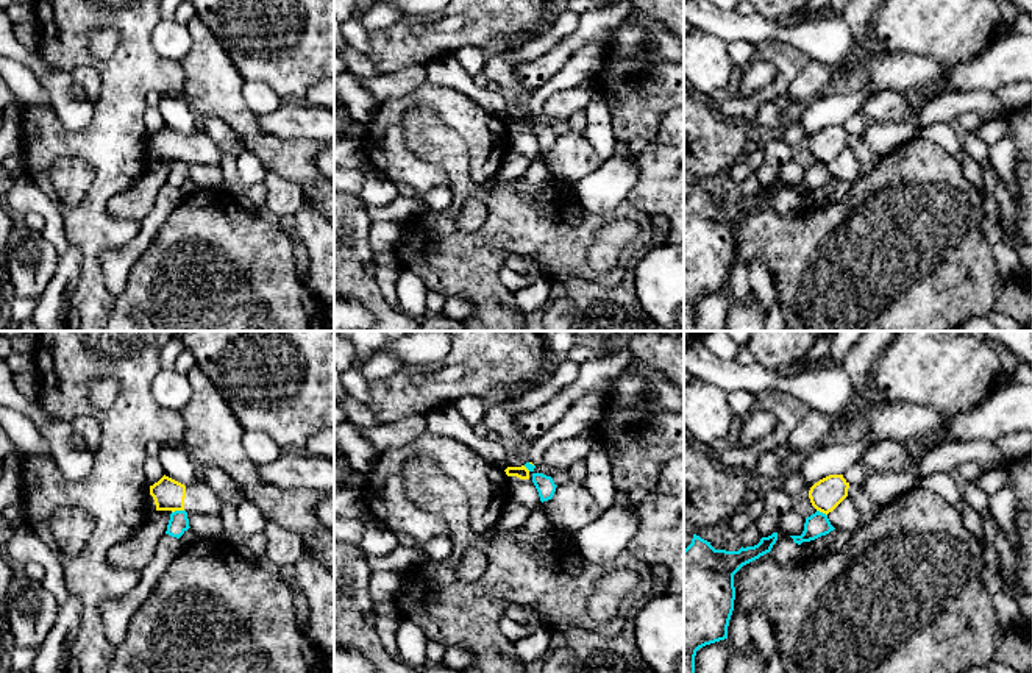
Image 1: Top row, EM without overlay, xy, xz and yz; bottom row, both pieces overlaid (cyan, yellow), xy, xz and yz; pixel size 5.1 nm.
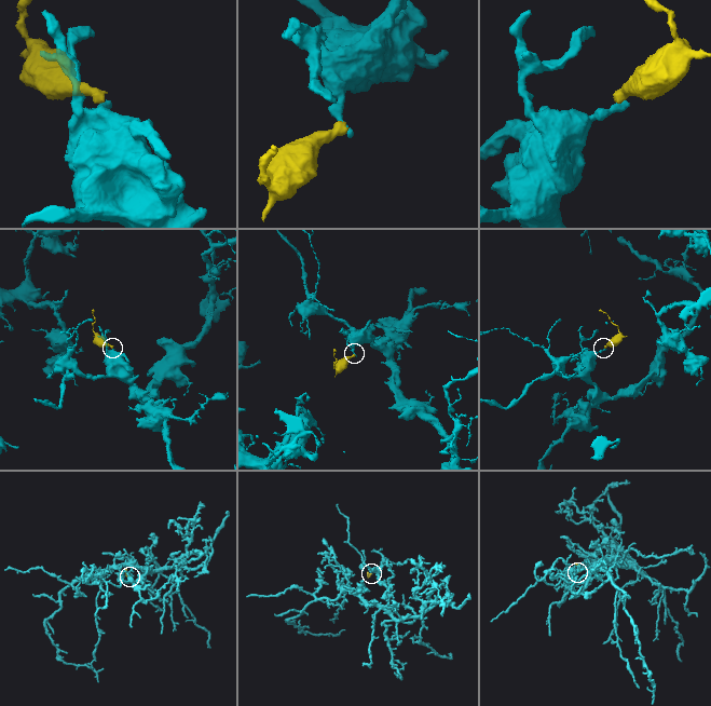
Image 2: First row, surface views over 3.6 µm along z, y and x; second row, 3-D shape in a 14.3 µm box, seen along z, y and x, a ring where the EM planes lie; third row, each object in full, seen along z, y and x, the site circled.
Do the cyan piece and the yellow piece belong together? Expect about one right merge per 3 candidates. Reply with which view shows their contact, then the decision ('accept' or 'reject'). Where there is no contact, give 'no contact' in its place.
contact in xy; reject

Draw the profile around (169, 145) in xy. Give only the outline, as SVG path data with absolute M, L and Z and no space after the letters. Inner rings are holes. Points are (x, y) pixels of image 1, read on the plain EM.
M165 125L150 136L150 145L155 150L156 161L220 166L223 156L223 150L203 131L184 136Z

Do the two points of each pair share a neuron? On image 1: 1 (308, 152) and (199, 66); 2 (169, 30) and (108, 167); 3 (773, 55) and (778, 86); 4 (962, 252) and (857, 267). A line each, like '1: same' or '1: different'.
1: same
2: different
3: same
4: same

